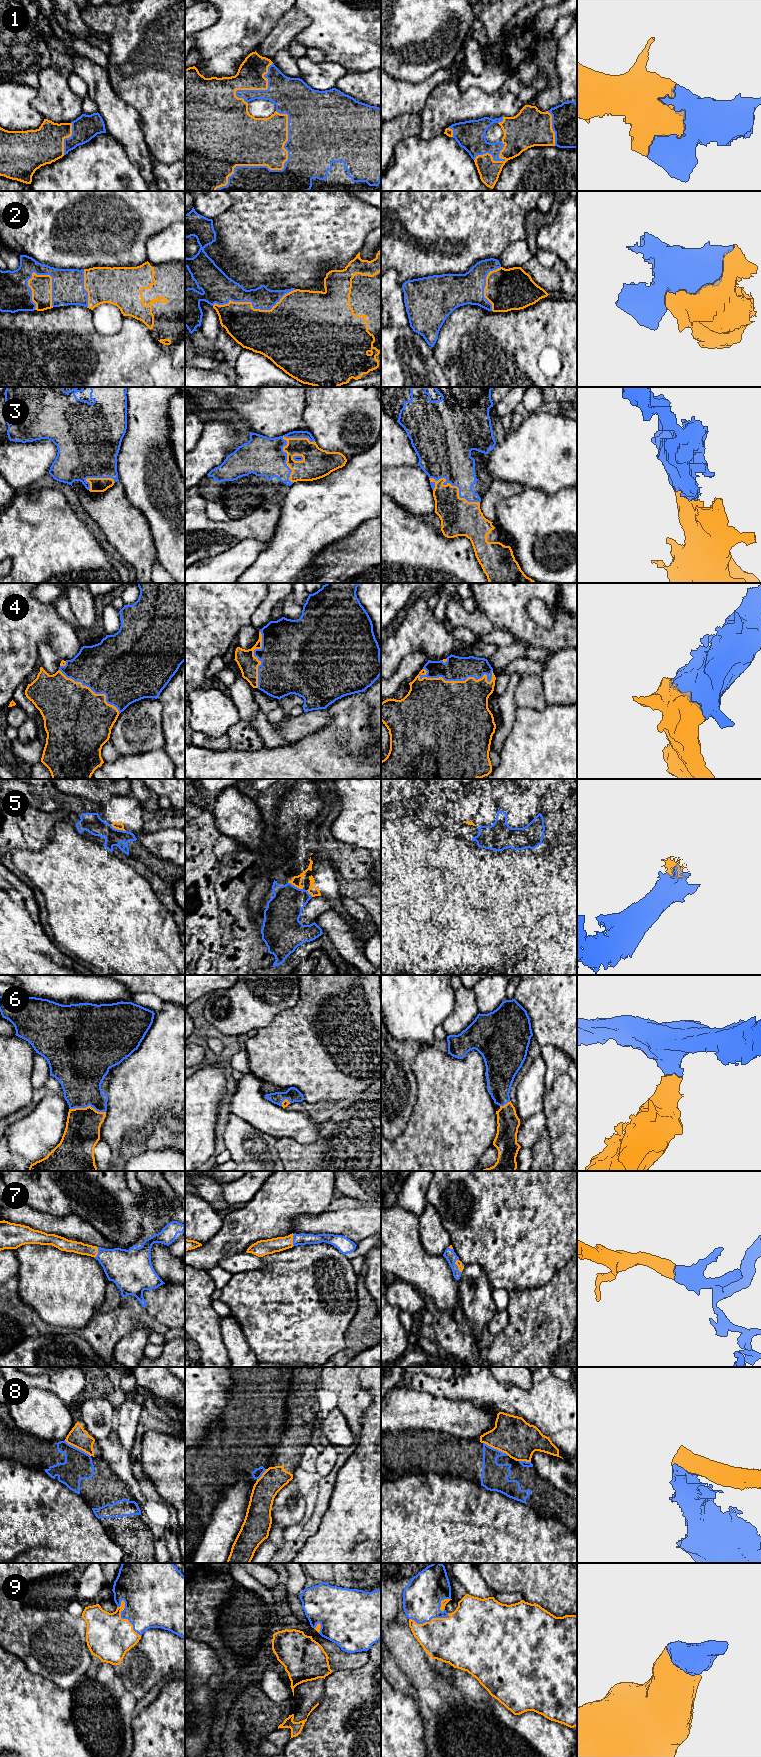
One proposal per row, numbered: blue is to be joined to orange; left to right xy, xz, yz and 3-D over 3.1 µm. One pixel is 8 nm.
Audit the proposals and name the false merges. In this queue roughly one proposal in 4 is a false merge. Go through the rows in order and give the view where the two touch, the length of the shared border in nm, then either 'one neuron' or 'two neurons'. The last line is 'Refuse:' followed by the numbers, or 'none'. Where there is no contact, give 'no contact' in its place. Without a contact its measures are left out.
1: contact in xz; length 850 nm; one neuron
2: contact in xz; length 700 nm; one neuron
3: contact in xz; length 400 nm; one neuron
4: contact in yz; length 600 nm; one neuron
5: contact in xy; length 140 nm; two neurons
6: contact in xy; length 280 nm; one neuron
7: contact in yz; length 120 nm; one neuron
8: contact in xy; length 260 nm; two neurons
9: contact in xy; length 340 nm; one neuron
Refuse: 5, 8

